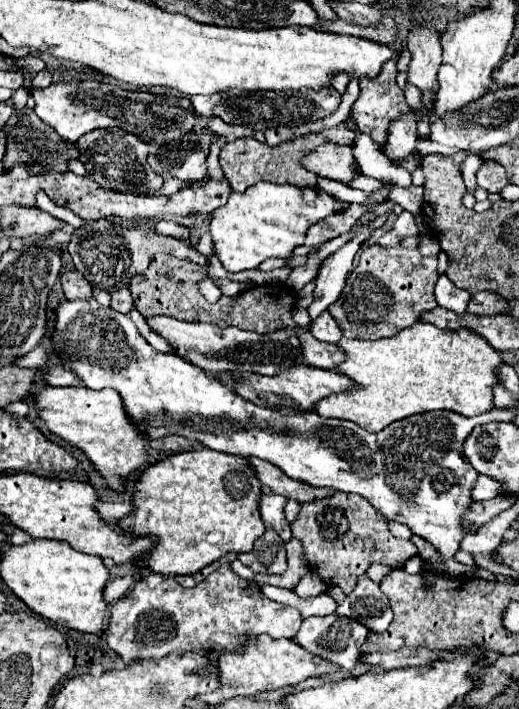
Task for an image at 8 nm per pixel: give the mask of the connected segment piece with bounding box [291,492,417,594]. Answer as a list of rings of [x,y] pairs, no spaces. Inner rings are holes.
[[[335,492],[329,498],[303,504],[297,520],[291,524],[291,532],[301,540],[311,570],[329,586],[343,588],[345,594],[353,592],[357,578],[365,574],[369,564],[379,562],[389,568],[403,568],[417,554],[417,546],[411,540],[395,538],[389,532],[387,518],[357,494]]]

